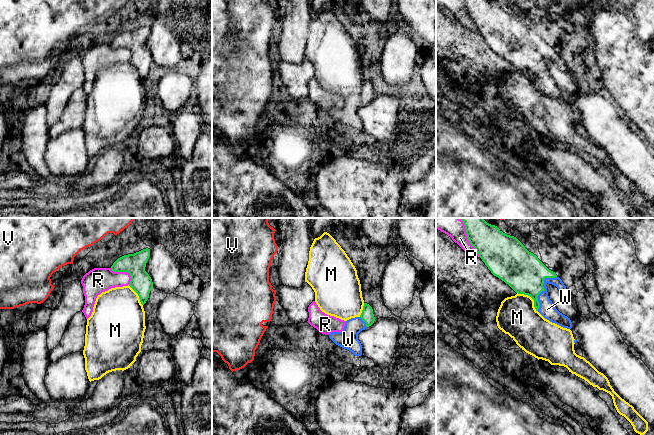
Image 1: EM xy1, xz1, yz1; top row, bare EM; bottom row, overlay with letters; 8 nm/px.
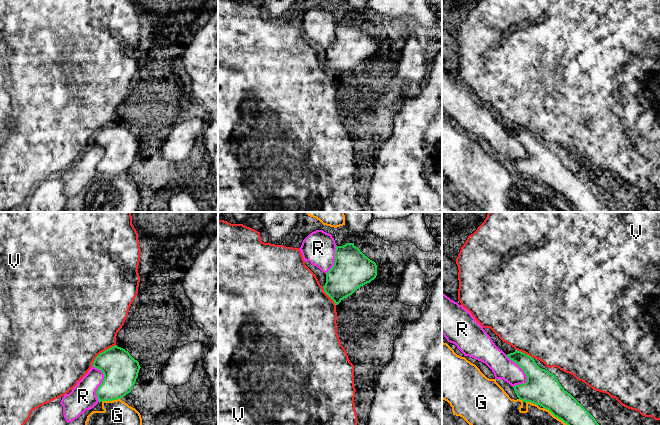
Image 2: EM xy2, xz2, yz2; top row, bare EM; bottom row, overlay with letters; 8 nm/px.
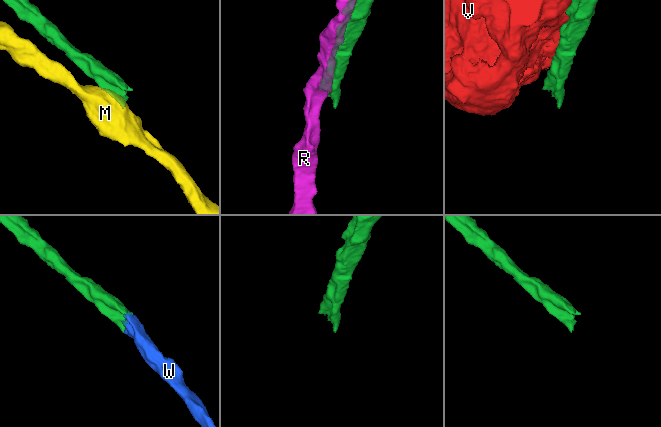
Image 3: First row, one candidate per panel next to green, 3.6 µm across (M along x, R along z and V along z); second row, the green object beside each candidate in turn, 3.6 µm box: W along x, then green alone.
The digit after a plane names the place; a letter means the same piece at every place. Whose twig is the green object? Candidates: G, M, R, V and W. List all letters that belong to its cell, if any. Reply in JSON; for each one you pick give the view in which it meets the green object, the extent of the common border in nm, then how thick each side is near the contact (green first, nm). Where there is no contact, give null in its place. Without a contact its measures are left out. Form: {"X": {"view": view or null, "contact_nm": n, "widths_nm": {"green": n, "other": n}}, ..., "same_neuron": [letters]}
{"W": {"view": "yz1", "contact_nm": 320, "widths_nm": {"green": 320, "other": 130}}, "same_neuron": ["W"]}

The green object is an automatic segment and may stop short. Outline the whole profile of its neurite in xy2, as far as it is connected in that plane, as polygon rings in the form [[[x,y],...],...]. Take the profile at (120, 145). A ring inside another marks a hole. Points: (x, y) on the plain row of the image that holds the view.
[[[117,121],[100,129],[95,134],[92,142],[101,146],[104,150],[104,156],[96,167],[99,178],[121,175],[130,169],[141,144],[139,138],[128,127]]]

